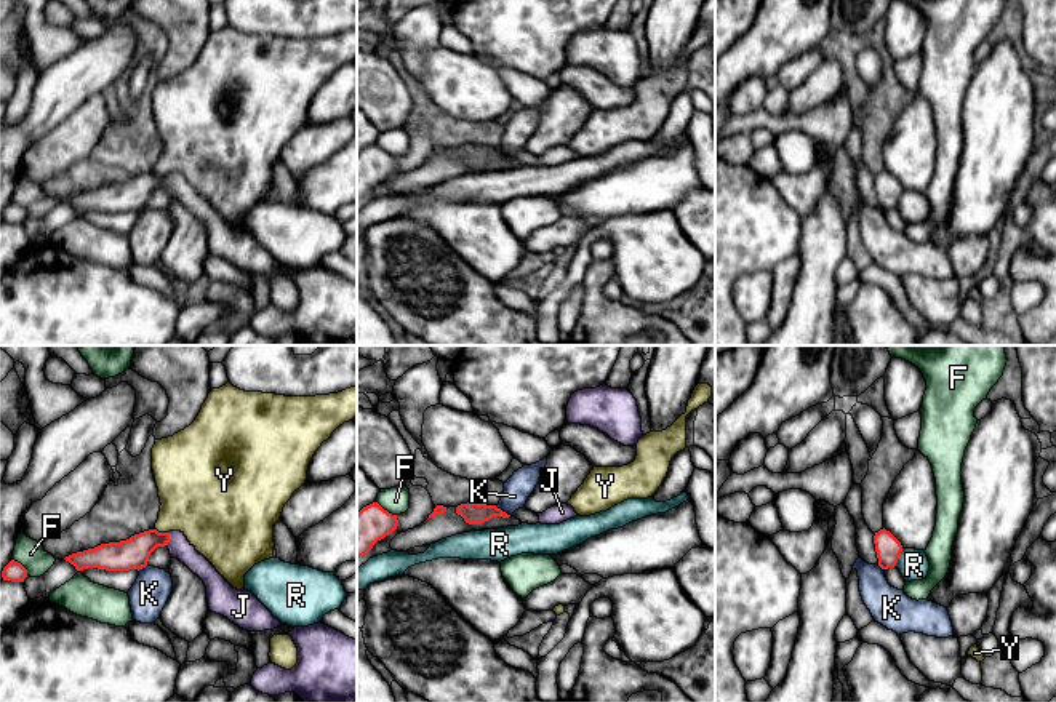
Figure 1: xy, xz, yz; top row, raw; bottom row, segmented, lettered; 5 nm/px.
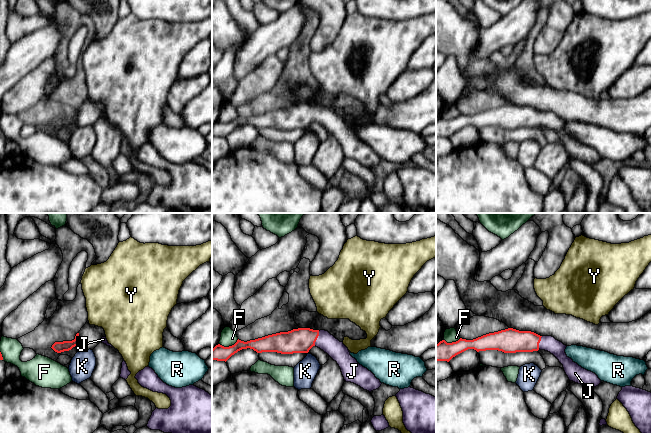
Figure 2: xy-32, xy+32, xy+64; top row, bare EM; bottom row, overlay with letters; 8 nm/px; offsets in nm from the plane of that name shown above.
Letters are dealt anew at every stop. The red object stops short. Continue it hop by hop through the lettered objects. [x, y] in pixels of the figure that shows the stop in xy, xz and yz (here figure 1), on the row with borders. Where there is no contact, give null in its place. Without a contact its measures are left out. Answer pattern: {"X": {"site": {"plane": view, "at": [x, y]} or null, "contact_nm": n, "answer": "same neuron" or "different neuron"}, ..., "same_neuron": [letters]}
{"F": {"site": {"plane": "xz", "at": [386, 510]}, "contact_nm": 130, "answer": "different neuron"}, "J": {"site": {"plane": "xy", "at": [168, 539]}, "contact_nm": 70, "answer": "same neuron"}, "K": {"site": {"plane": "xz", "at": [501, 510]}, "contact_nm": 90, "answer": "different neuron"}, "R": {"site": {"plane": "yz", "at": [900, 555]}, "contact_nm": 100, "answer": "different neuron"}, "Y": {"site": {"plane": "xy", "at": [162, 533]}, "contact_nm": 80, "answer": "different neuron"}, "same_neuron": ["J"]}

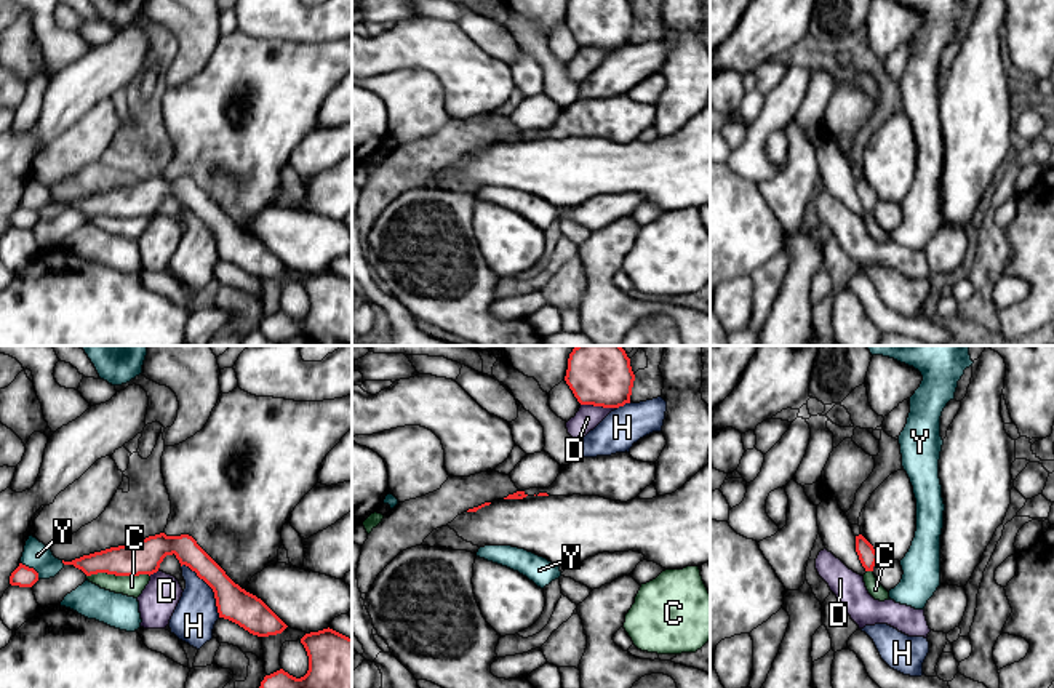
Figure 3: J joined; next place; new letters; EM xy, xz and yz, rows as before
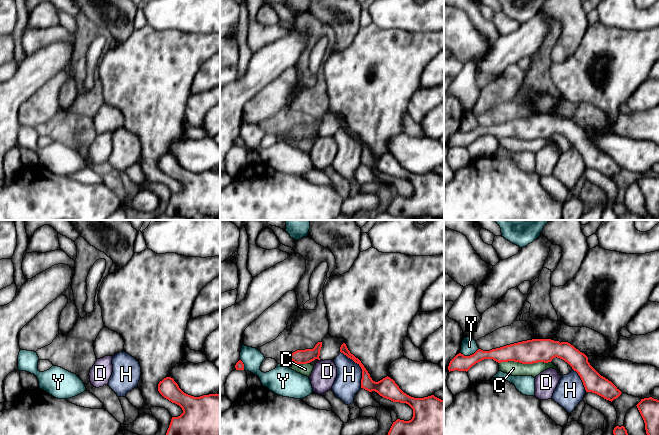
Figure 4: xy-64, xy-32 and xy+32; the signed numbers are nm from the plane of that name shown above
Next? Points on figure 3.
{"C": {"site": {"plane": "xy", "at": [117, 575]}, "contact_nm": 320, "answer": "different neuron"}, "D": {"site": {"plane": "xz", "at": [598, 405]}, "contact_nm": 190, "answer": "different neuron"}, "H": {"site": {"plane": "xy", "at": [210, 586]}, "contact_nm": 320, "answer": "different neuron"}, "Y": {"site": {"plane": "xy", "at": [32, 568]}, "contact_nm": 130, "answer": "different neuron"}, "same_neuron": []}

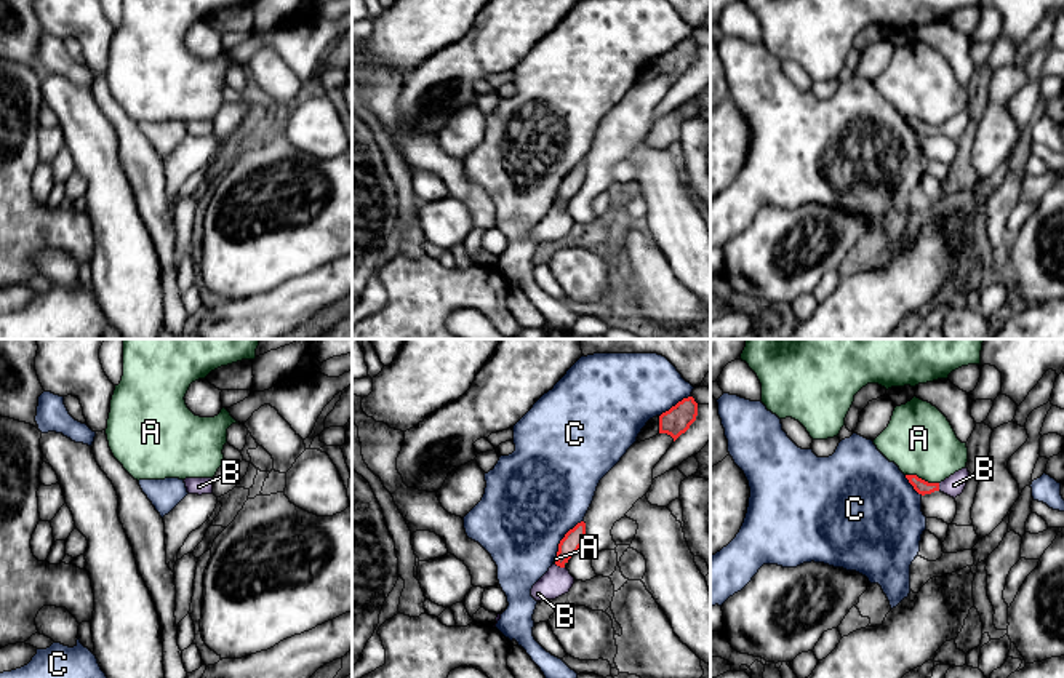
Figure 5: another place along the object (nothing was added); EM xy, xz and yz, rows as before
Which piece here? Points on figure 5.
{"A": {"site": {"plane": "yz", "at": [920, 478]}, "contact_nm": 180, "answer": "different neuron"}, "B": {"site": {"plane": "xz", "at": [559, 565]}, "contact_nm": 60, "answer": "same neuron"}, "C": {"site": {"plane": "xz", "at": [564, 538]}, "contact_nm": 240, "answer": "different neuron"}, "same_neuron": ["B"]}

